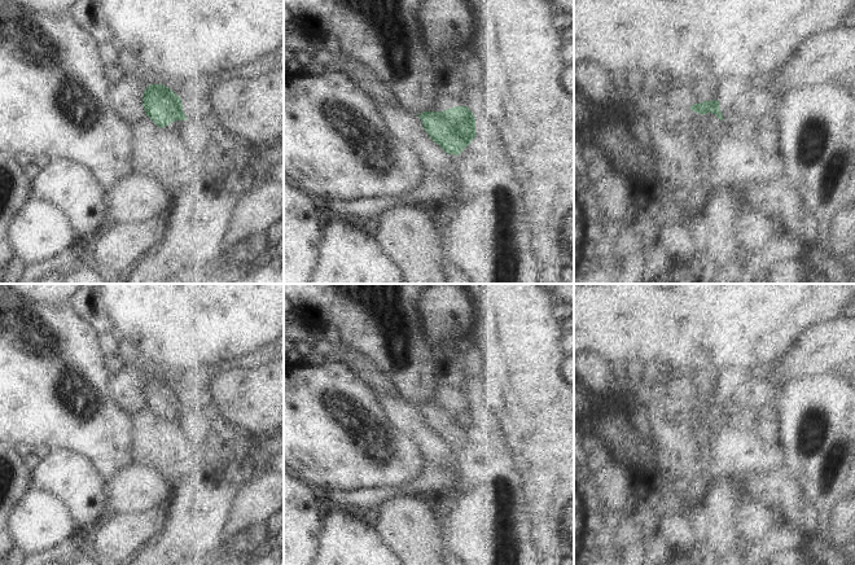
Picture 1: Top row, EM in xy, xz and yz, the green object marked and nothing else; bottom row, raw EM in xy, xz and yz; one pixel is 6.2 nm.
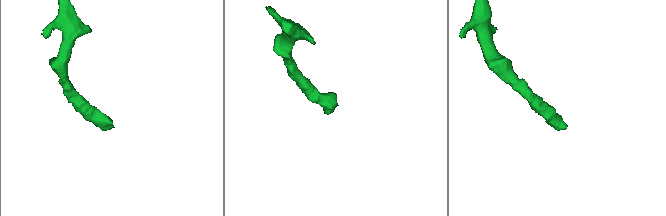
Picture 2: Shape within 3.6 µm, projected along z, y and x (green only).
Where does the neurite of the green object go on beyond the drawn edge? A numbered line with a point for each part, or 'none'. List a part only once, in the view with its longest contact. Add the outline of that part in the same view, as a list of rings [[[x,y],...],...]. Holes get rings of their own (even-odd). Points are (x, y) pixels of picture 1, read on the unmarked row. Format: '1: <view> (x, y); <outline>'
none

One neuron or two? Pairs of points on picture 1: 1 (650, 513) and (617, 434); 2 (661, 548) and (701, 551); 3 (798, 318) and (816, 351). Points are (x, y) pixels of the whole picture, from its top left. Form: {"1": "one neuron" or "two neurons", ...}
{"1": "one neuron", "2": "one neuron", "3": "two neurons"}

